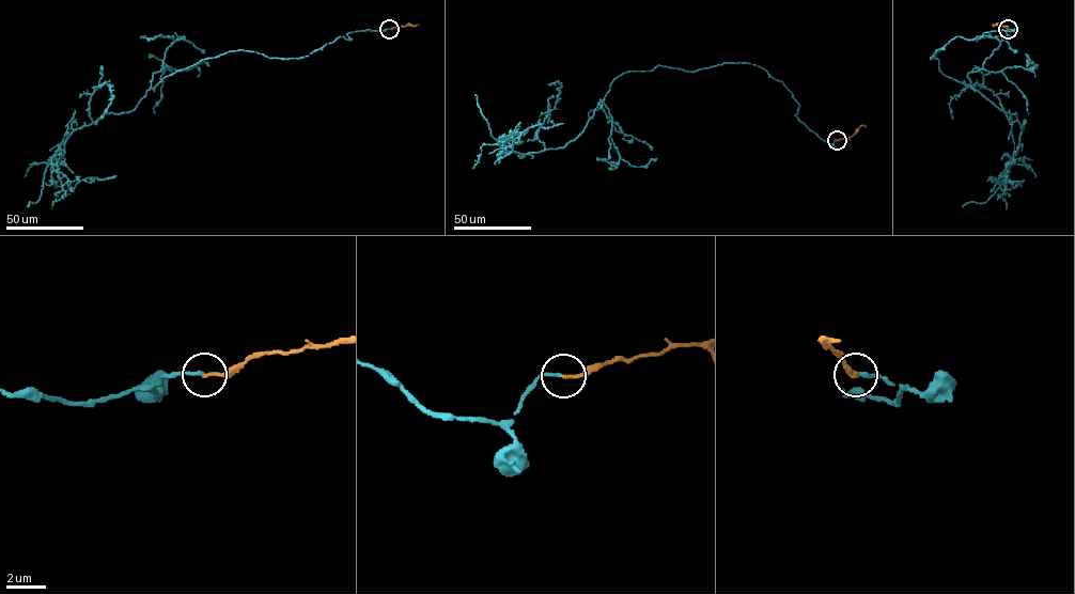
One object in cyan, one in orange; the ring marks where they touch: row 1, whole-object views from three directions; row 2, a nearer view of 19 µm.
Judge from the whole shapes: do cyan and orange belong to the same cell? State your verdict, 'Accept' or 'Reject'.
Accept

